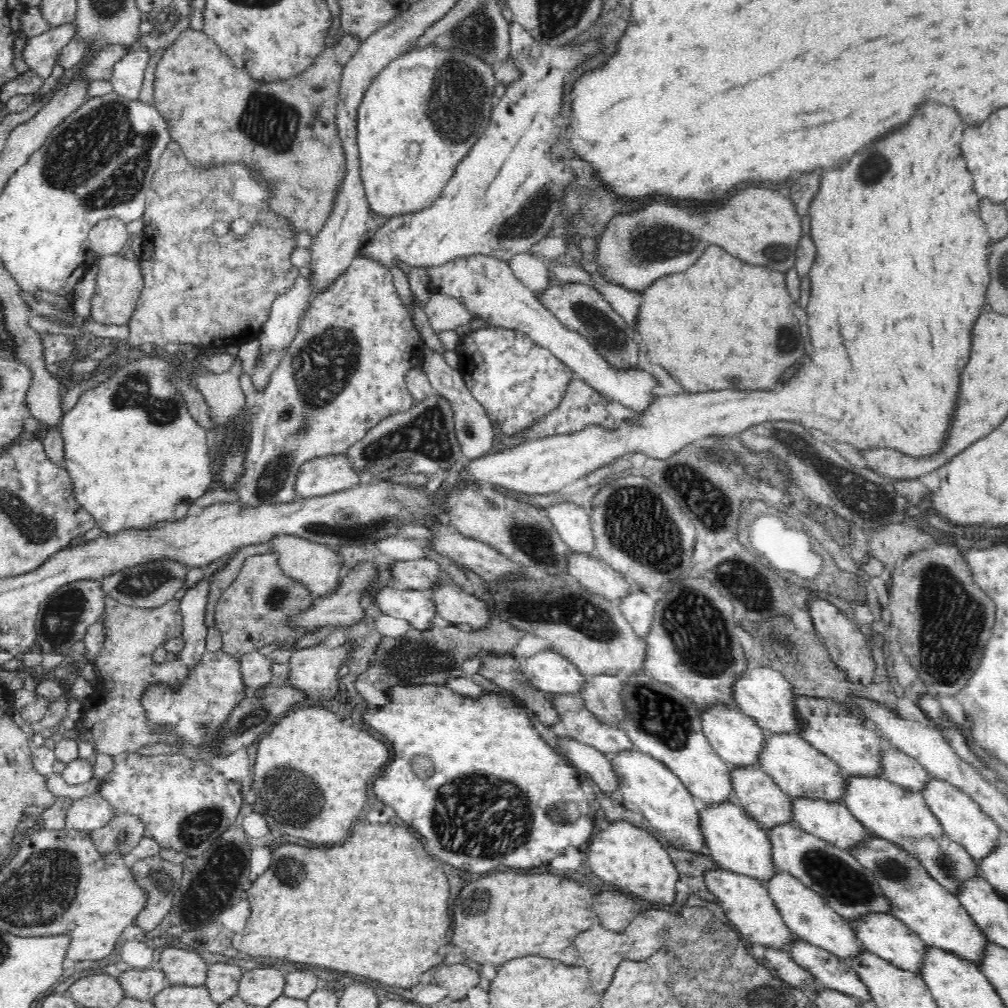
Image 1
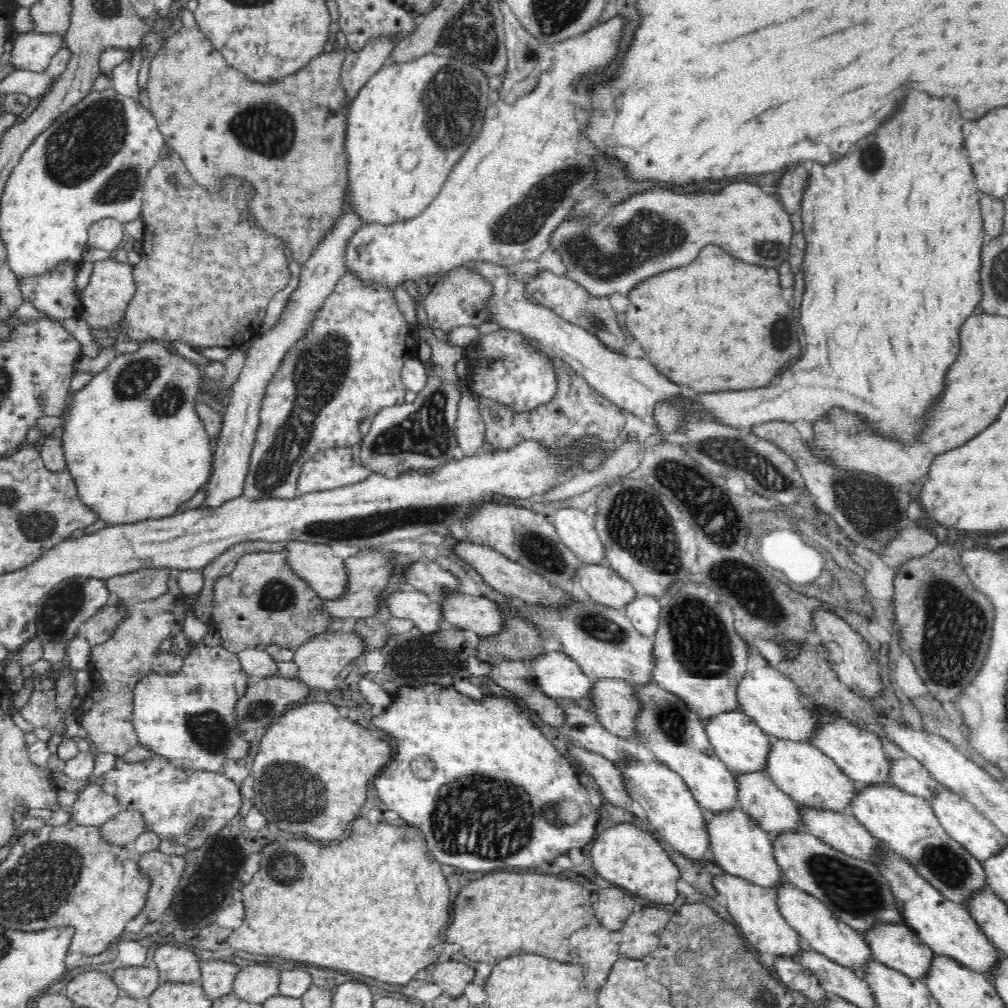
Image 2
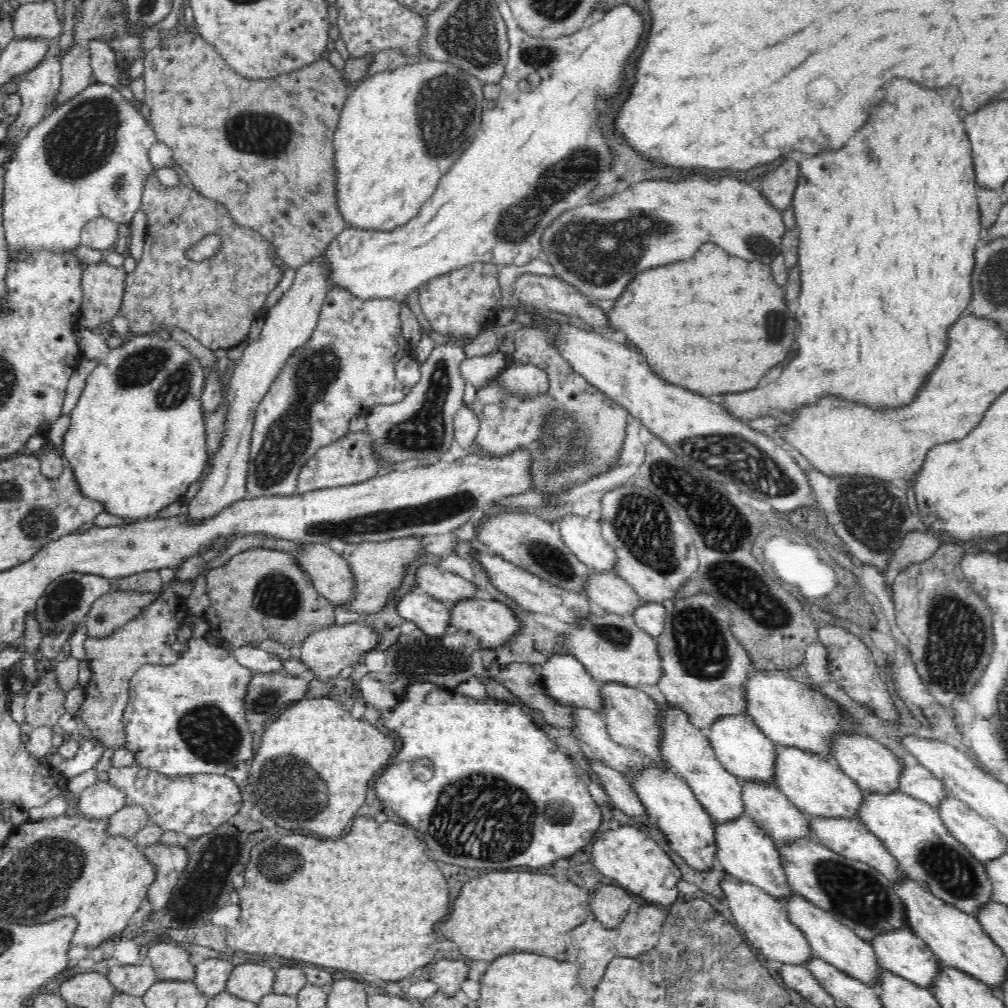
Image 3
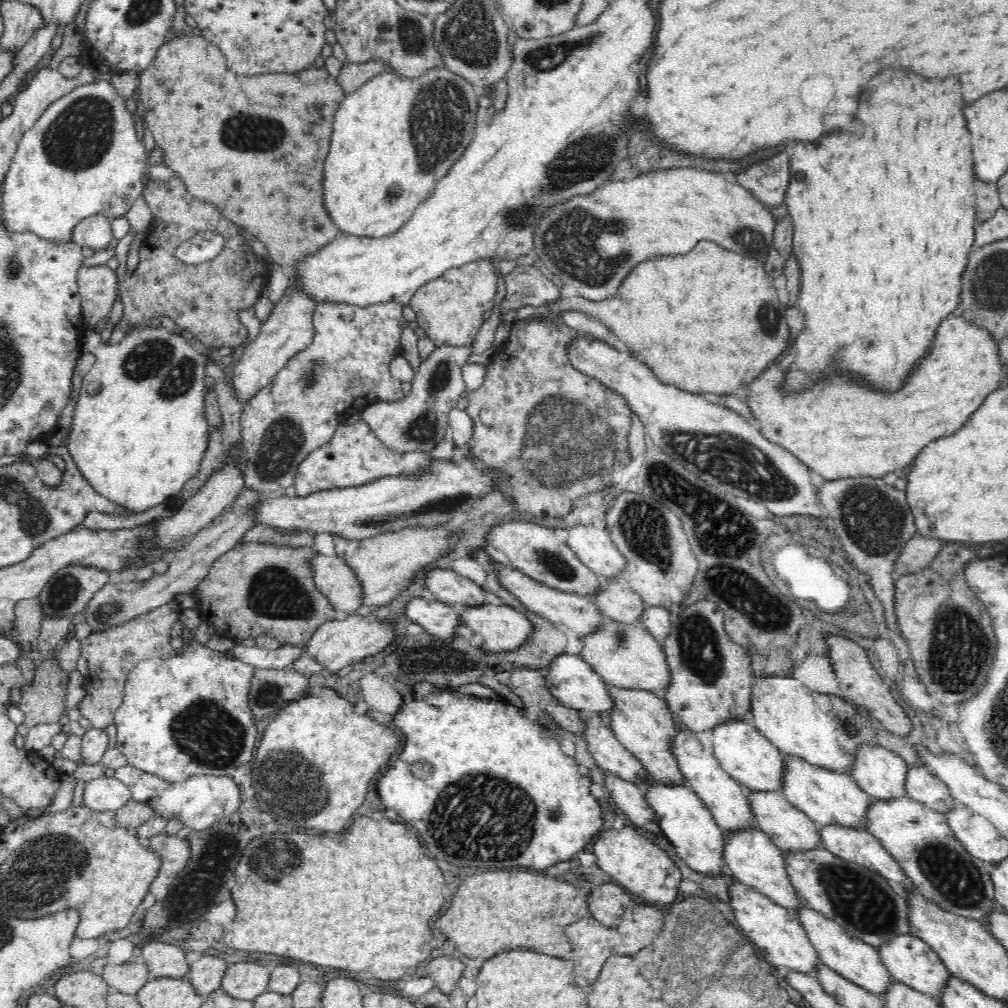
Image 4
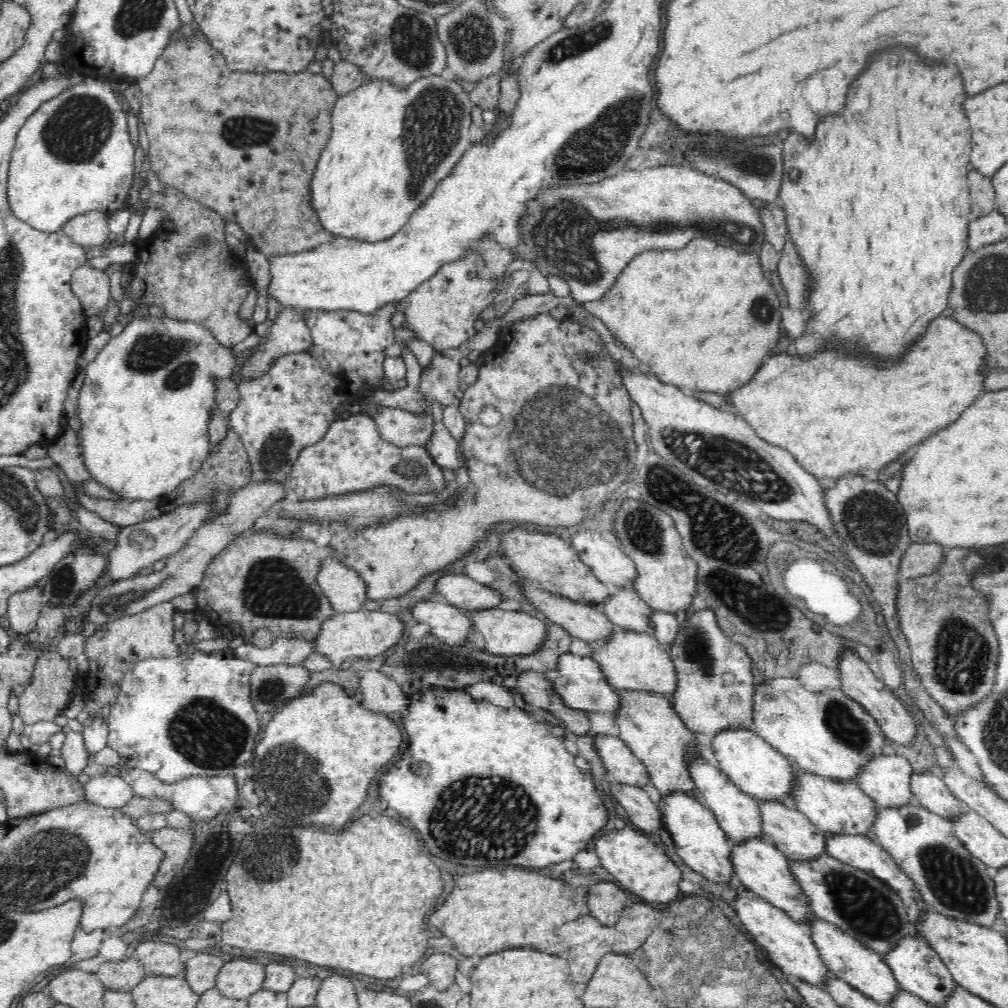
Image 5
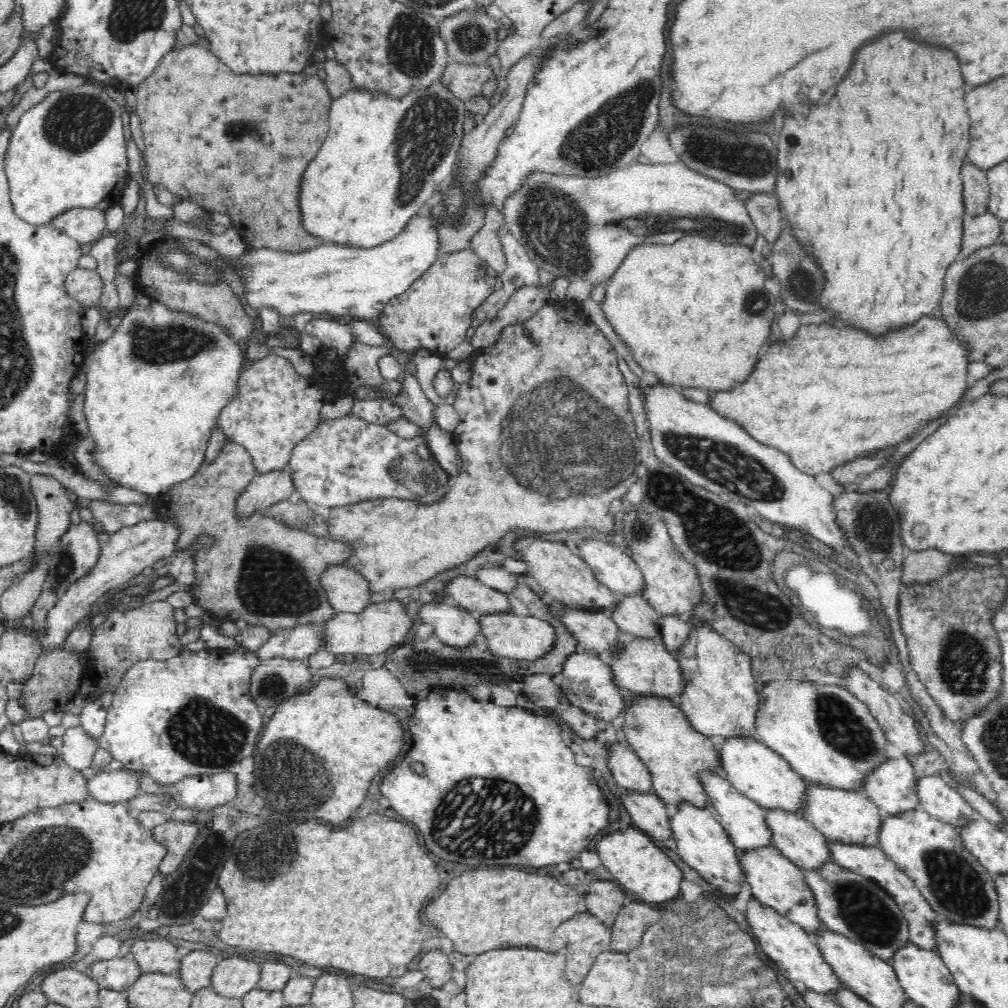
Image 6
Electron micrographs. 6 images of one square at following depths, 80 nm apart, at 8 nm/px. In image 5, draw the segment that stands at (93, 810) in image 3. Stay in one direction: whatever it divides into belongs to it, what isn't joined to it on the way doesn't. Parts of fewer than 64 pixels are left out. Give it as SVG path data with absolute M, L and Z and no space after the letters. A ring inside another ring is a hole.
M114 771L90 777L84 789L86 801L102 807L124 807L136 796L132 785Z

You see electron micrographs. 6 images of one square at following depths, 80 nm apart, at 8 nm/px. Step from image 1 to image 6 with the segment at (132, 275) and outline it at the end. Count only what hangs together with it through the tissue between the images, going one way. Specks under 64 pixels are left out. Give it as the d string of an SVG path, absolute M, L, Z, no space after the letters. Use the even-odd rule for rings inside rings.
M76 267L64 277L63 285L68 296L76 299L85 308L98 306L104 283L96 270Z

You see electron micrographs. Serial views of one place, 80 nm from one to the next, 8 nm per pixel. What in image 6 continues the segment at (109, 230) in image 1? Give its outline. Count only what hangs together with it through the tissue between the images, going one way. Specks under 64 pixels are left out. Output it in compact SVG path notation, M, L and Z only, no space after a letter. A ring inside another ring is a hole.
M68 208L54 216L49 224L67 234L84 248L92 246L107 234L105 211L98 208Z

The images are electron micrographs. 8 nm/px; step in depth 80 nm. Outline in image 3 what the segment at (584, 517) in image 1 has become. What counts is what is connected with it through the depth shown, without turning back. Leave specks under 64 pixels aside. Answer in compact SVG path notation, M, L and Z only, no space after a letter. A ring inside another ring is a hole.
M578 514L565 515L559 523L559 531L565 545L579 558L580 563L594 572L609 572L618 564L616 549L604 539L601 526L578 518Z

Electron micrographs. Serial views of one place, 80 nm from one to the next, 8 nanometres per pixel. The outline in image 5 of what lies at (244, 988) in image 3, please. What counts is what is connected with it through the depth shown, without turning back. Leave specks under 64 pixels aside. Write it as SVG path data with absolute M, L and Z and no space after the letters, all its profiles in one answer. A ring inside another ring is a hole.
M230 960L224 963L218 973L216 973L215 987L226 997L236 1000L247 1000L247 998L257 990L261 989L264 980L264 964L254 962L254 960Z

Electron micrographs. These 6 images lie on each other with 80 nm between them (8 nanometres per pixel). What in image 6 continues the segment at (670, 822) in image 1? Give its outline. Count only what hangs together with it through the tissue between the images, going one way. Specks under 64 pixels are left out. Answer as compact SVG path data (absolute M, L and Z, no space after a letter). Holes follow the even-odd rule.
M683 805L672 816L671 825L680 858L688 866L696 869L718 892L727 896L738 896L742 884L746 882L746 871L740 861L740 851L732 844L724 827L715 819L713 811L709 808Z

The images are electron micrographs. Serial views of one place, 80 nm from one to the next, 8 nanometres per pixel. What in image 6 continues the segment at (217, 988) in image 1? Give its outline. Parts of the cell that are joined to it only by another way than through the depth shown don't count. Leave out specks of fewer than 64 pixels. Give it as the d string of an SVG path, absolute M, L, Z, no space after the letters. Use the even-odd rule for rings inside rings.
M192 950L179 959L178 973L184 986L195 993L199 988L210 986L210 975L218 960L214 954Z

